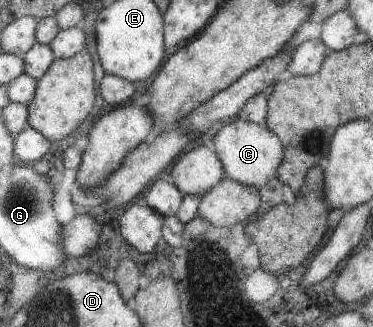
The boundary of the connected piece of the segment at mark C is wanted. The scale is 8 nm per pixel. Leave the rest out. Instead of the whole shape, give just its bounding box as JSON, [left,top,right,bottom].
[211,92,283,189]

